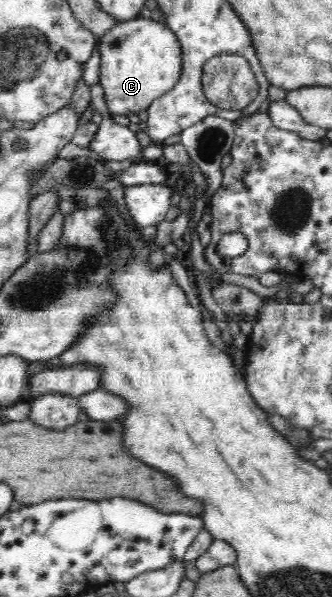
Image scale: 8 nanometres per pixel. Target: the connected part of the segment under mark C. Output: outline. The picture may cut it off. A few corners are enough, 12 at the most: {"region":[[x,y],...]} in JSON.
{"region":[[117,22],[99,38],[110,115],[148,109],[180,80],[163,22]]}

